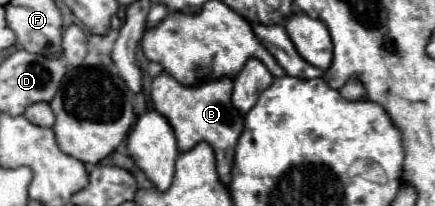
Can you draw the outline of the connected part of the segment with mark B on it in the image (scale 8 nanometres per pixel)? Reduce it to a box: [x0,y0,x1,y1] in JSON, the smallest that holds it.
[150,72,244,186]

